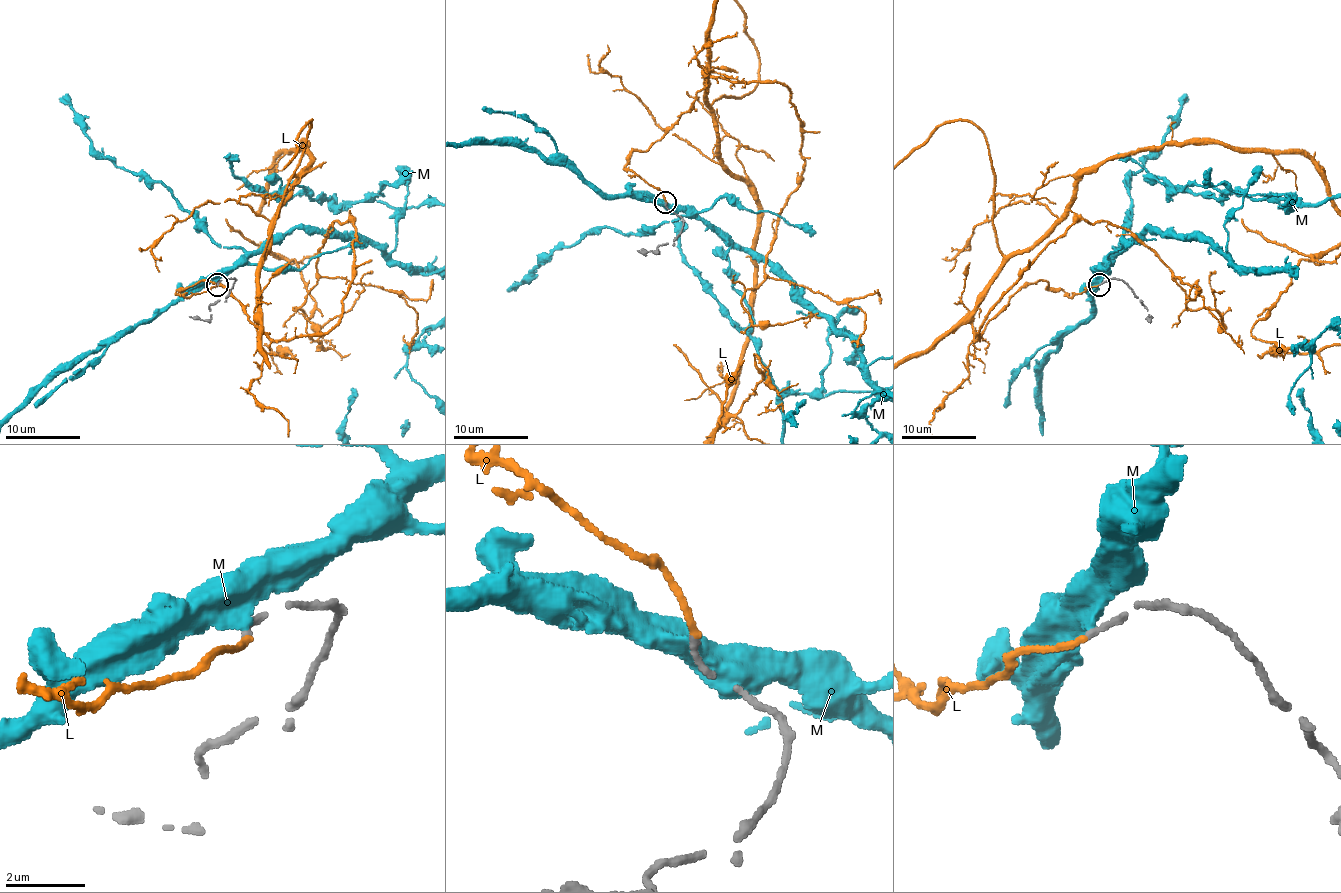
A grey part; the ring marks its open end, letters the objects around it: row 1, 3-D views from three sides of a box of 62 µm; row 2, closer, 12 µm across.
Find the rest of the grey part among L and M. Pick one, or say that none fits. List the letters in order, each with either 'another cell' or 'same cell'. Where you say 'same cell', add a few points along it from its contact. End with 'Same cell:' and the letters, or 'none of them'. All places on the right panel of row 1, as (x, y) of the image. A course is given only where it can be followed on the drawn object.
L: same cell
M: another cell
Same cell: L

